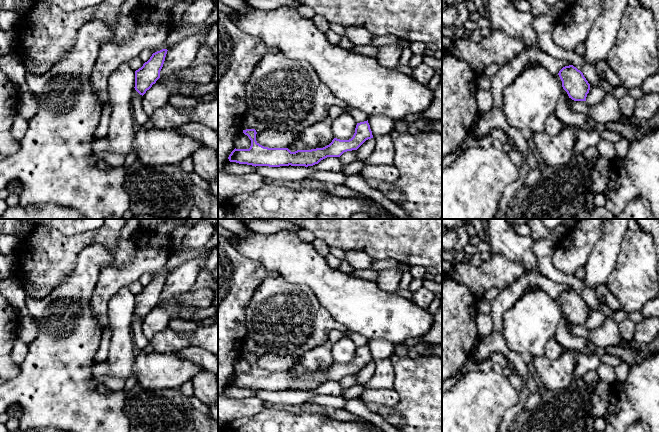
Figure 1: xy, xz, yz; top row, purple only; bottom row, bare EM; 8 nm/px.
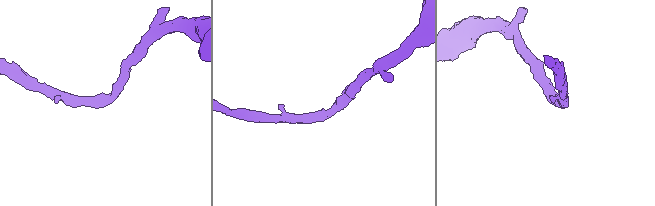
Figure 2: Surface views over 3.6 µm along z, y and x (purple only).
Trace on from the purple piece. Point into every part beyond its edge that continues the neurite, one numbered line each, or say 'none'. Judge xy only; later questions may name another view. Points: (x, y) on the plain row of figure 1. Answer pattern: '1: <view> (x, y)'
none

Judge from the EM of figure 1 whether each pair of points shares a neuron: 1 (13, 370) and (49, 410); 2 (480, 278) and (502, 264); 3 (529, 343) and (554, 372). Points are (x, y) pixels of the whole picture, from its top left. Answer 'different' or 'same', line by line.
1: different
2: same
3: different

